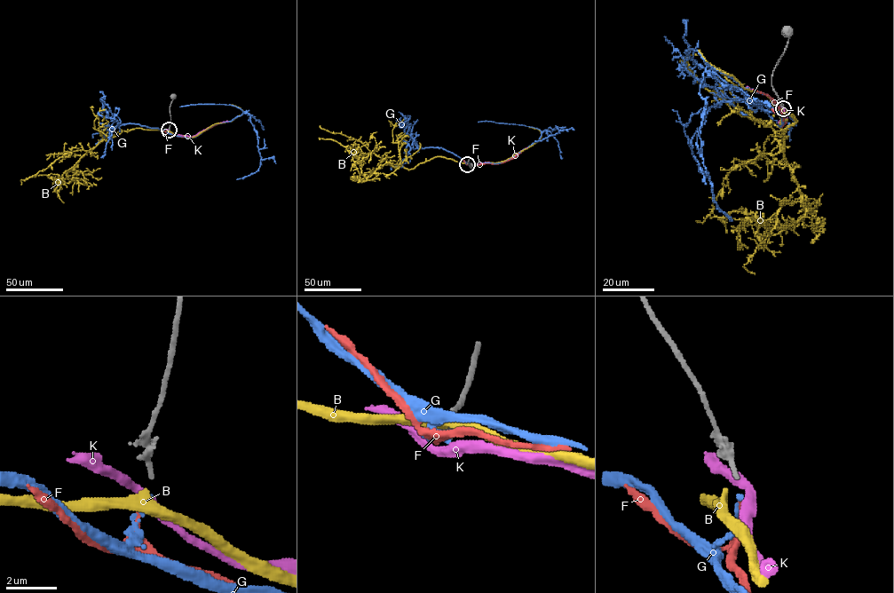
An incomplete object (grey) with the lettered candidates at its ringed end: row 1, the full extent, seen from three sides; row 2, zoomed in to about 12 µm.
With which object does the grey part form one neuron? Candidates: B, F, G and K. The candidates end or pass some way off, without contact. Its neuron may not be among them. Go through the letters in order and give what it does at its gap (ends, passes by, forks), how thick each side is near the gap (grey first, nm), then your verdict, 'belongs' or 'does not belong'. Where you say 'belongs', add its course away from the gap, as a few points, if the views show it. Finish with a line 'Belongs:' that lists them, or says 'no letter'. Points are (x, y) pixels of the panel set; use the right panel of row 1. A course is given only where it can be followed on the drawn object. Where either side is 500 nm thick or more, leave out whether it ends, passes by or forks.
B: it passes by | 190/320 nm | does not belong
F: it ends | 190/140 nm | does not belong
G: it ends | 190/140 nm | belongs | via (783, 109), (781, 125), (767, 95), (716, 69), (703, 74), (697, 148), (714, 200), (731, 220)
K: it passes by | 190/360 nm | does not belong
Belongs: G

